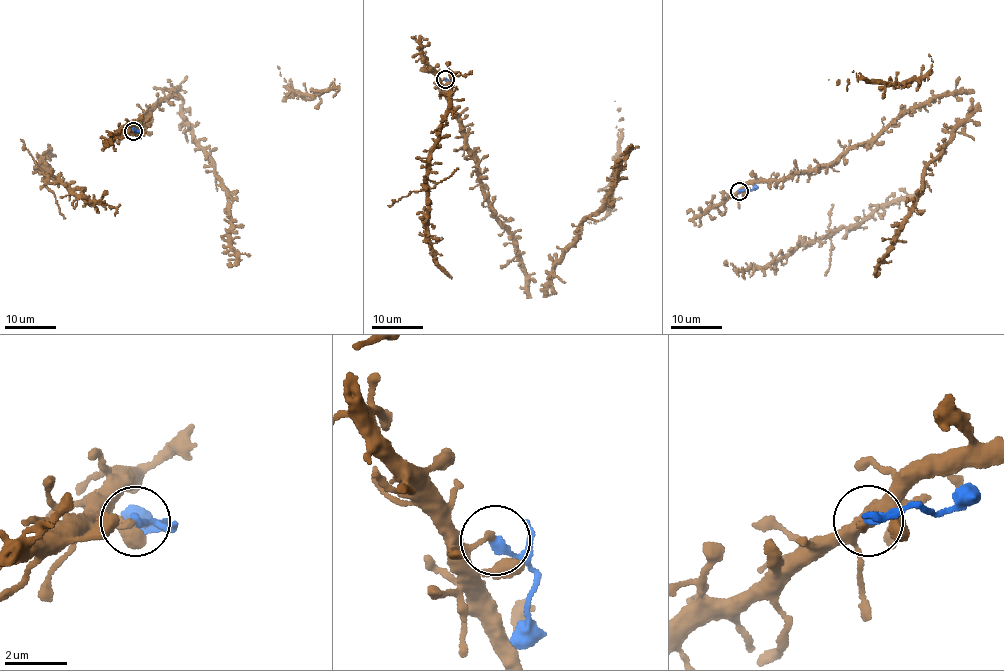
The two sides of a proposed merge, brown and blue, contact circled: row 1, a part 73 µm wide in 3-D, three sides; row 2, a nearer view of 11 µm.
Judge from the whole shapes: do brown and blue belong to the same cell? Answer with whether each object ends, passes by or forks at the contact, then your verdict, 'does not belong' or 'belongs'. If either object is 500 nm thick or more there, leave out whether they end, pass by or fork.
brown ends | blue ends | does not belong

